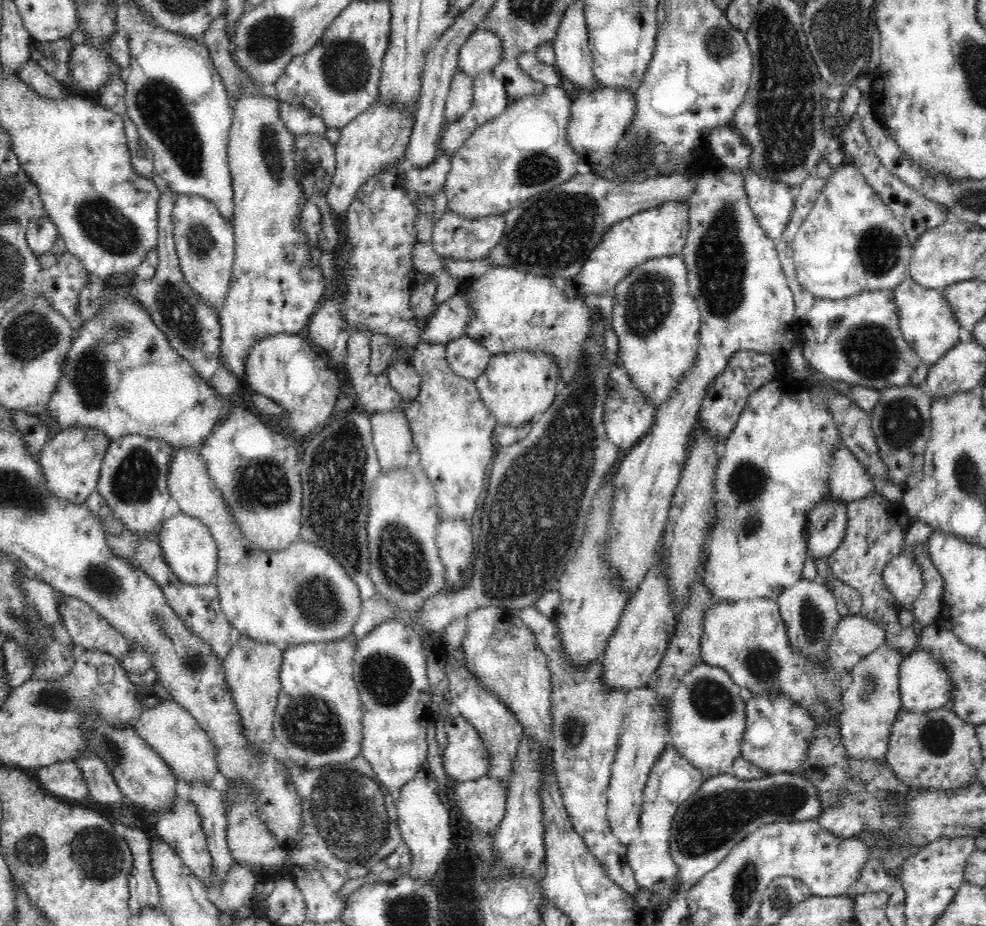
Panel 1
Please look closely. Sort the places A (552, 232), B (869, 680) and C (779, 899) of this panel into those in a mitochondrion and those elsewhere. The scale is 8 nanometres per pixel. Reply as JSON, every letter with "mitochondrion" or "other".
{"A":"mitochondrion","B":"mitochondrion","C":"mitochondrion"}

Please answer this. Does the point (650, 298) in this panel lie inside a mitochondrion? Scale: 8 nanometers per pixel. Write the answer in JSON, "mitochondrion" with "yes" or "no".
{"mitochondrion":"yes"}

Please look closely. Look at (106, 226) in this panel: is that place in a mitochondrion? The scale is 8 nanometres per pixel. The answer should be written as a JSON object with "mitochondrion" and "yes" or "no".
{"mitochondrion":"yes"}

